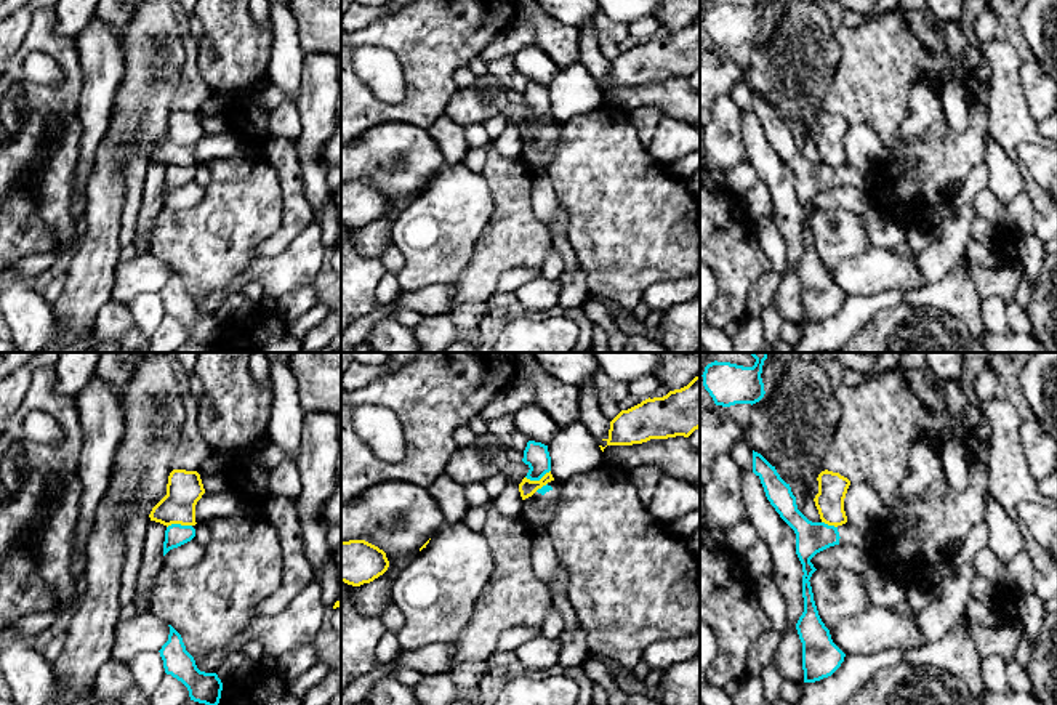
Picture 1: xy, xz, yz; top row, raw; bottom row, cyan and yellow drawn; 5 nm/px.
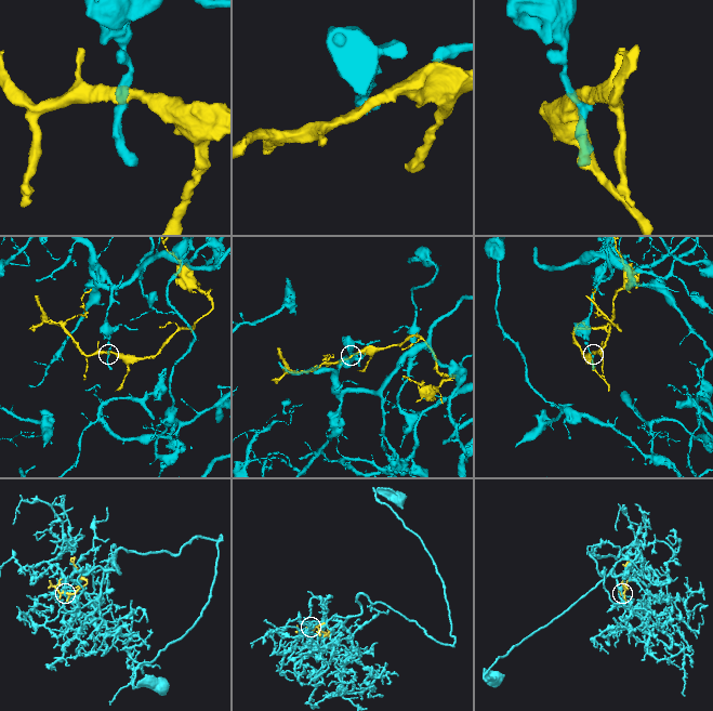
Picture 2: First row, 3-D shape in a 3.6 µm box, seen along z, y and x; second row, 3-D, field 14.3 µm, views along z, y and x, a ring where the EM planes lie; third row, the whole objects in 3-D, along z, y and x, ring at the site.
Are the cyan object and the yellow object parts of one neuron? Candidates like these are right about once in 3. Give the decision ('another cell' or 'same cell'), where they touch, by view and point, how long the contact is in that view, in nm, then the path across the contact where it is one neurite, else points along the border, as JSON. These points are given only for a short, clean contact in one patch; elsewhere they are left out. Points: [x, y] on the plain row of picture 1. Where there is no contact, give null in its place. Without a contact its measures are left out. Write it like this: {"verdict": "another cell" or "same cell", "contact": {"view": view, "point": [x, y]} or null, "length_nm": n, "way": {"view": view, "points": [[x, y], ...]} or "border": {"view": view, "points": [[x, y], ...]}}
{"verdict": "another cell", "contact": {"view": "xy", "point": [178, 165]}, "length_nm": 130, "border": {"view": "xy", "points": [[191, 165], [170, 165], [167, 169]]}}

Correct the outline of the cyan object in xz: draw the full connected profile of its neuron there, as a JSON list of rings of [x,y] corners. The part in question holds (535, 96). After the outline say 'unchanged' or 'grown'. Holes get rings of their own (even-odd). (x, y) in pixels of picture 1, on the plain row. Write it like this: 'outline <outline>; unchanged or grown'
outline [[[528,82],[522,103],[530,109],[525,117],[530,122],[540,122],[546,114],[551,112],[548,87],[541,83]]]; unchanged

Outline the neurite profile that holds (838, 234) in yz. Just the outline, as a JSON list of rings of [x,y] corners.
[[[830,208],[815,212],[809,223],[818,256],[830,272],[842,260],[858,256],[868,250],[863,216]]]

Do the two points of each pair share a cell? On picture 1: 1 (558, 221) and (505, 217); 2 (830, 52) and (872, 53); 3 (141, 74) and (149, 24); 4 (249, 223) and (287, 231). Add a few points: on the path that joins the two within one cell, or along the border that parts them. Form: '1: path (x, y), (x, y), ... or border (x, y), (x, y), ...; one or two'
1: border (543, 223), (551, 237); two
2: border (835, 31), (839, 63), (830, 88); two
3: path (144, 61), (144, 37); one
4: border (282, 191), (282, 223), (258, 247), (258, 255); two

